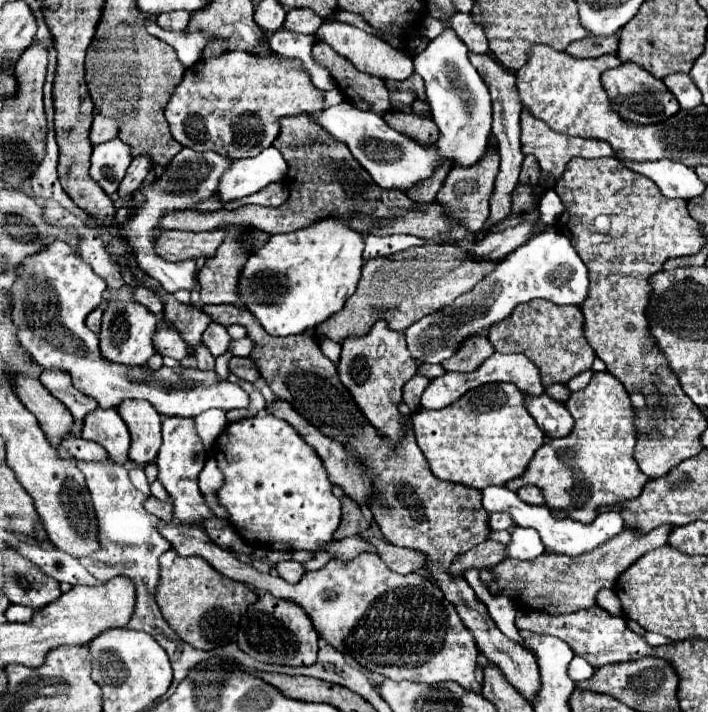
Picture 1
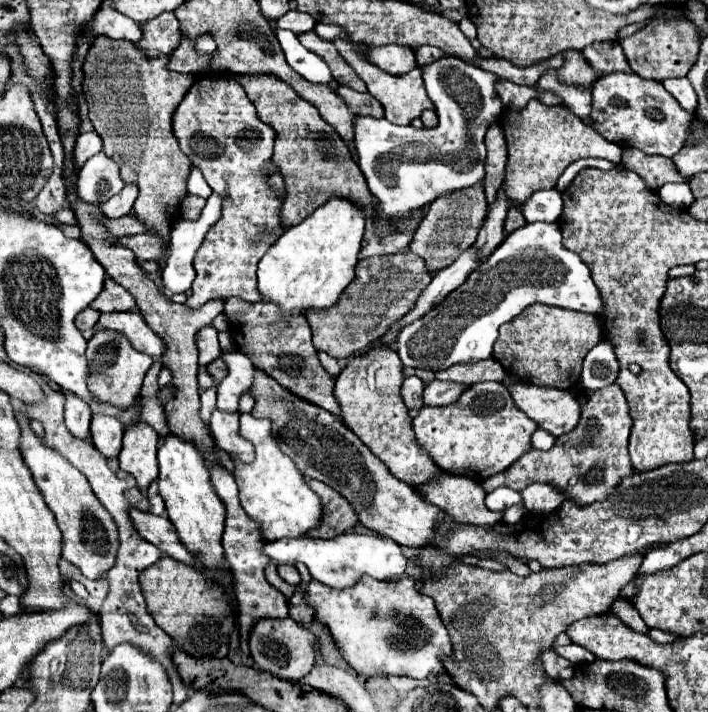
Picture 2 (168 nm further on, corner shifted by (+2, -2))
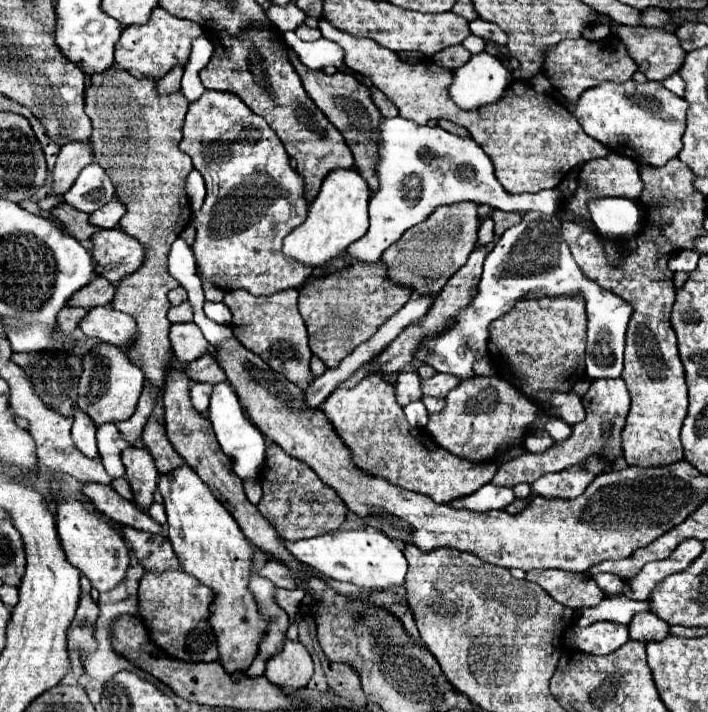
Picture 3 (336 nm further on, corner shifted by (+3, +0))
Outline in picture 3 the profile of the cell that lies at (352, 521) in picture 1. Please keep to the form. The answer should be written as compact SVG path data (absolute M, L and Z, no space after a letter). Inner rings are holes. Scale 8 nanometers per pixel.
M270 445L266 449L266 463L262 473L258 475L258 483L264 489L258 511L274 525L276 533L286 541L310 539L320 535L320 531L334 533L346 519L348 509L338 497L338 493L326 483L322 483L310 467L286 455L284 449L278 445Z

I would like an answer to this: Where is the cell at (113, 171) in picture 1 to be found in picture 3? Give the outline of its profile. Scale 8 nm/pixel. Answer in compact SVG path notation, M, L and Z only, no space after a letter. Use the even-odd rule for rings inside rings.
M90 163L80 171L78 179L62 195L62 199L84 213L94 213L114 199L114 185L98 163Z

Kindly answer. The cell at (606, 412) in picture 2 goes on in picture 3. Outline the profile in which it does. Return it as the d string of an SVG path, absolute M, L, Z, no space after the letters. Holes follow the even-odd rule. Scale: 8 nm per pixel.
M598 379L592 381L588 393L582 397L584 409L586 409L586 419L582 423L576 423L572 427L572 433L568 439L554 443L548 451L534 455L530 451L524 451L524 455L516 455L510 461L504 461L498 465L498 471L490 483L494 485L504 485L504 487L514 487L518 483L528 483L532 485L536 479L550 471L564 471L574 465L582 465L584 459L588 461L592 455L598 455L598 459L608 459L616 461L622 457L622 429L626 425L626 417L630 411L630 395L622 379Z

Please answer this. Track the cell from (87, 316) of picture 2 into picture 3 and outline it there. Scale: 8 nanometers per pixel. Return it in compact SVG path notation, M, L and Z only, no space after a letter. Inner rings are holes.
M64 307L58 315L58 327L60 327L58 334L70 335L80 325L80 321L86 317L86 313L88 311L82 307Z

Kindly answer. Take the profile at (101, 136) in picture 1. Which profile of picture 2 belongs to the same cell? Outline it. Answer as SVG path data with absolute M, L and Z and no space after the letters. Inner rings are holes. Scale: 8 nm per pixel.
M83 131L77 135L77 141L75 141L75 155L73 155L73 169L81 169L81 165L85 165L85 161L93 155L97 155L99 151L103 149L103 143L101 143L101 137L95 133L95 131Z

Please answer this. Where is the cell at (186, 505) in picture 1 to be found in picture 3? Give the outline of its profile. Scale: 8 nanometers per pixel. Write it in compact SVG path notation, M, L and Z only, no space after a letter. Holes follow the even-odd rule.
M182 463L180 467L162 473L158 479L158 489L164 497L168 515L168 539L180 567L216 593L210 625L216 633L220 663L224 663L228 673L246 671L256 657L260 635L264 635L264 623L256 611L256 601L248 591L248 571L254 549L228 509L212 495L190 465Z

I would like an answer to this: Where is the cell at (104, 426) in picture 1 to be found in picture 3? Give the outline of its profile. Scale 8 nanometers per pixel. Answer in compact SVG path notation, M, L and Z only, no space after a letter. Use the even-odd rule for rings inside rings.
M102 423L96 427L96 439L98 439L98 453L100 453L100 459L108 471L108 475L112 477L122 477L126 471L124 471L124 465L120 461L120 453L130 445L122 433L118 431L116 423Z

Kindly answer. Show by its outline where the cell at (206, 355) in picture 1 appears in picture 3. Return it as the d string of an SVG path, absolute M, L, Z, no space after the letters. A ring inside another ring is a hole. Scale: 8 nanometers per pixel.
M194 383L190 389L190 397L192 397L192 405L206 415L208 411L208 401L210 401L210 393L212 393L212 385L210 383Z

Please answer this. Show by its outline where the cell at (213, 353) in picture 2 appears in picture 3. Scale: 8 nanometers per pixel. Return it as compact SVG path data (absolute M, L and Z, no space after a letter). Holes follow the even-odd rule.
M174 323L170 327L170 343L180 363L192 363L208 351L208 341L196 323Z

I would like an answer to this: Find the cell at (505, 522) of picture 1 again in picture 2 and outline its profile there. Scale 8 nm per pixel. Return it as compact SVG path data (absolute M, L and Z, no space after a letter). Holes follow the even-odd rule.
M521 503L521 505L513 505L513 507L509 507L507 511L505 511L505 515L503 515L503 521L505 523L517 523L521 517L523 517L523 513L525 513L525 505Z

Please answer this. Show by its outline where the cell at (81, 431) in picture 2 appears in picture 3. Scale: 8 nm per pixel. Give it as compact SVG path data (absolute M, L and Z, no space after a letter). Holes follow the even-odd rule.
M76 411L74 413L74 425L72 425L72 439L76 443L76 447L88 455L88 457L98 457L98 449L96 449L96 425L92 423L92 419L88 419L88 415L84 415L84 411Z

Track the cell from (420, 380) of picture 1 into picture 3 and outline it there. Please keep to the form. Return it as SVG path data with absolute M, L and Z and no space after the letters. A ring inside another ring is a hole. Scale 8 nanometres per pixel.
M404 371L396 381L396 401L404 407L410 401L418 401L422 397L420 391L420 375L416 371Z

